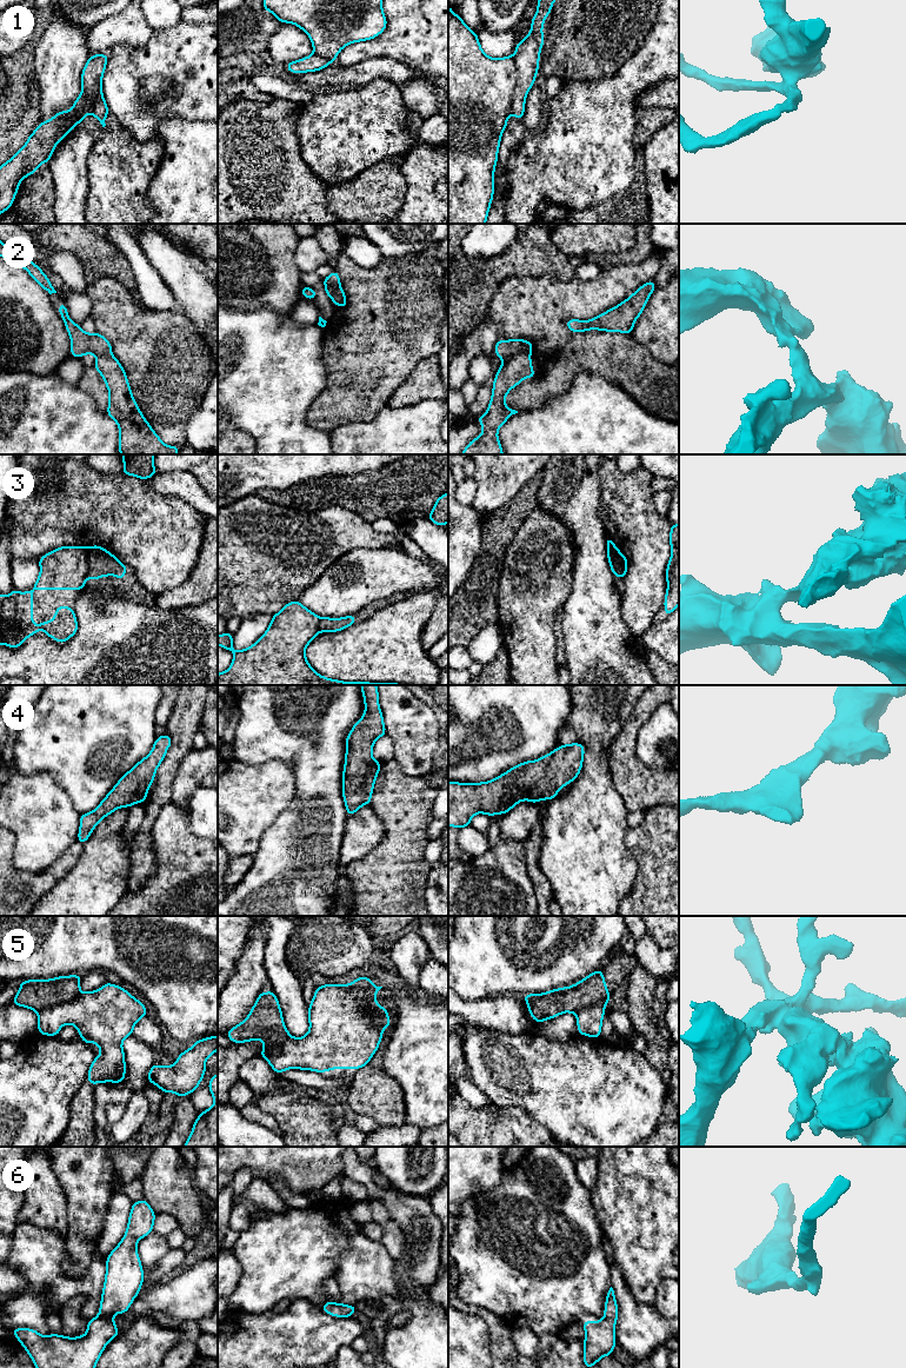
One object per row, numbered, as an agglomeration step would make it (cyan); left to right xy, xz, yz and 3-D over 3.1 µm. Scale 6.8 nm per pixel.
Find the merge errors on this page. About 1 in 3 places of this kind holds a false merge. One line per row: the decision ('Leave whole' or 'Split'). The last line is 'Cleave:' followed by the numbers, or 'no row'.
1: Split
2: Split
3: Split
4: Leave whole
5: Split
6: Leave whole
Cleave: 1, 2, 3, 5

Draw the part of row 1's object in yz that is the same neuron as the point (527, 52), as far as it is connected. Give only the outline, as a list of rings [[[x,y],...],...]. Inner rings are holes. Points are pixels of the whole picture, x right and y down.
[[[538,0],[538,9],[531,22],[531,32],[517,44],[514,64],[517,66],[517,81],[512,98],[512,114],[522,121],[526,97],[533,86],[539,71],[540,51],[544,46],[542,27],[555,0]]]

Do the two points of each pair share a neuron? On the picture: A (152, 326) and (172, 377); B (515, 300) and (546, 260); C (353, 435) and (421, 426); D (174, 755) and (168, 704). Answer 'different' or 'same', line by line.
A: same
B: different
C: same
D: different

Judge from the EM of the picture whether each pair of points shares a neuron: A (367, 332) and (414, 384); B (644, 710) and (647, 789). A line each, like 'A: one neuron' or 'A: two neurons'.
A: two neurons
B: one neuron

